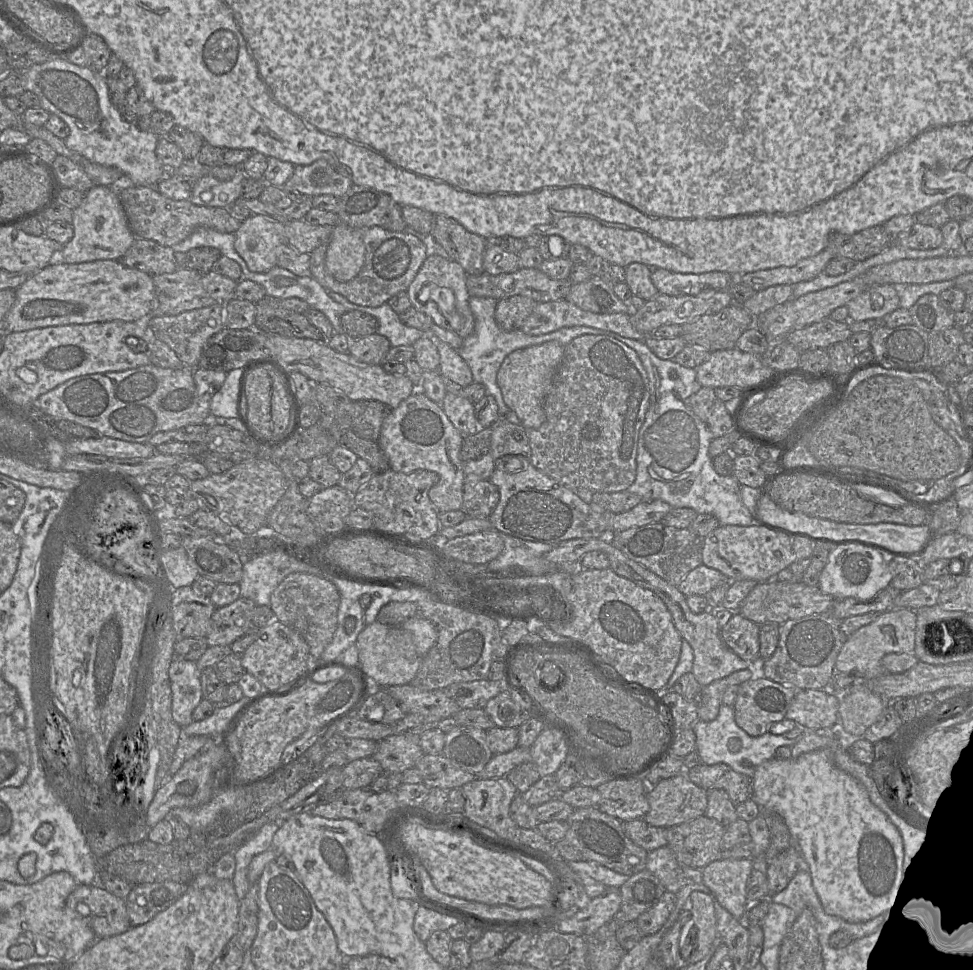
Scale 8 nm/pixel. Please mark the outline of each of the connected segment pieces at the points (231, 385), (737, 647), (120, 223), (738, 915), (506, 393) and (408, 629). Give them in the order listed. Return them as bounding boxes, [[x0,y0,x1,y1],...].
[[210,368,241,418],[720,611,759,663],[59,186,135,264],[702,858,752,928],[497,341,564,429],[355,617,437,687]]

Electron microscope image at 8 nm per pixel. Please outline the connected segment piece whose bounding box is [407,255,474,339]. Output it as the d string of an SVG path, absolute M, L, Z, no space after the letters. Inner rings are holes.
M431 255L427 256L415 278L407 289L411 305L422 312L422 302L435 300L439 304L440 312L443 309L443 302L450 306L455 313L460 315L460 329L456 332L462 339L468 337L474 330L474 316L470 308L470 295L466 286L467 273L462 266L450 257ZM437 296L440 296L438 299Z

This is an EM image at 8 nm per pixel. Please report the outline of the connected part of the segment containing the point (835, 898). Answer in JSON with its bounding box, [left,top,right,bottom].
[751,750,903,923]

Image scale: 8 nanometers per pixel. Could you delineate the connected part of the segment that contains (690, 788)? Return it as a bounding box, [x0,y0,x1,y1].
[644,772,708,828]

